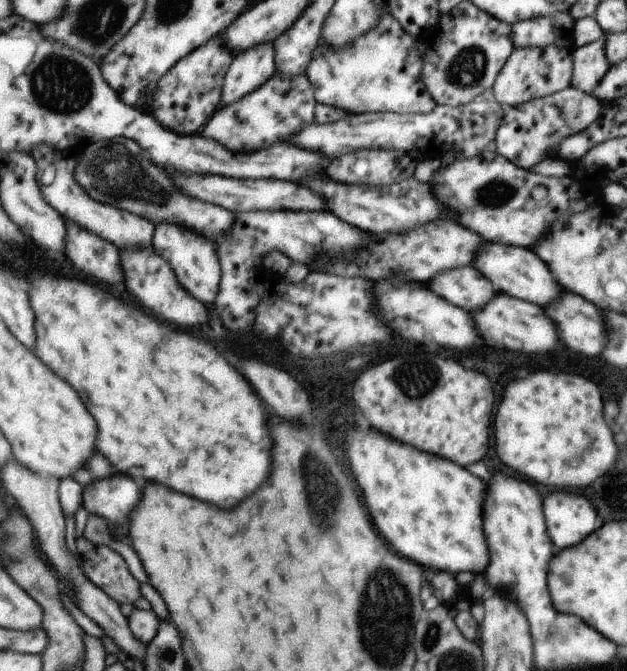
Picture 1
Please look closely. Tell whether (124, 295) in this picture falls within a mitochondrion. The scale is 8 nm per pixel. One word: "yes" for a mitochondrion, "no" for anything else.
no

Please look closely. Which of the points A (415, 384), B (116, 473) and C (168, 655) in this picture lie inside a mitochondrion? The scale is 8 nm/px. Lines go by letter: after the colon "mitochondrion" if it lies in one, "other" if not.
A: mitochondrion
B: other
C: other

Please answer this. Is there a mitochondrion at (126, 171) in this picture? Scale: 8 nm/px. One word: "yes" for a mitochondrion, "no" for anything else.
yes

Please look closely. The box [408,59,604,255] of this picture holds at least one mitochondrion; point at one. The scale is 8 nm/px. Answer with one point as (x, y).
(499, 192)

